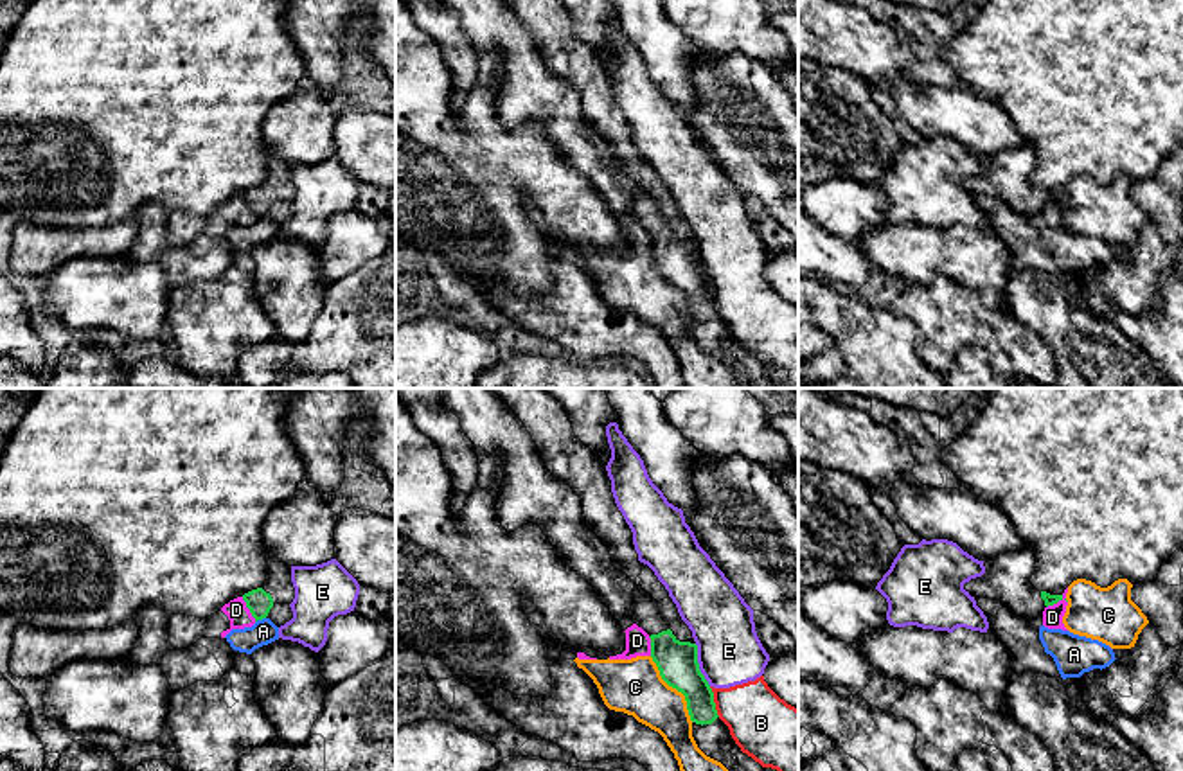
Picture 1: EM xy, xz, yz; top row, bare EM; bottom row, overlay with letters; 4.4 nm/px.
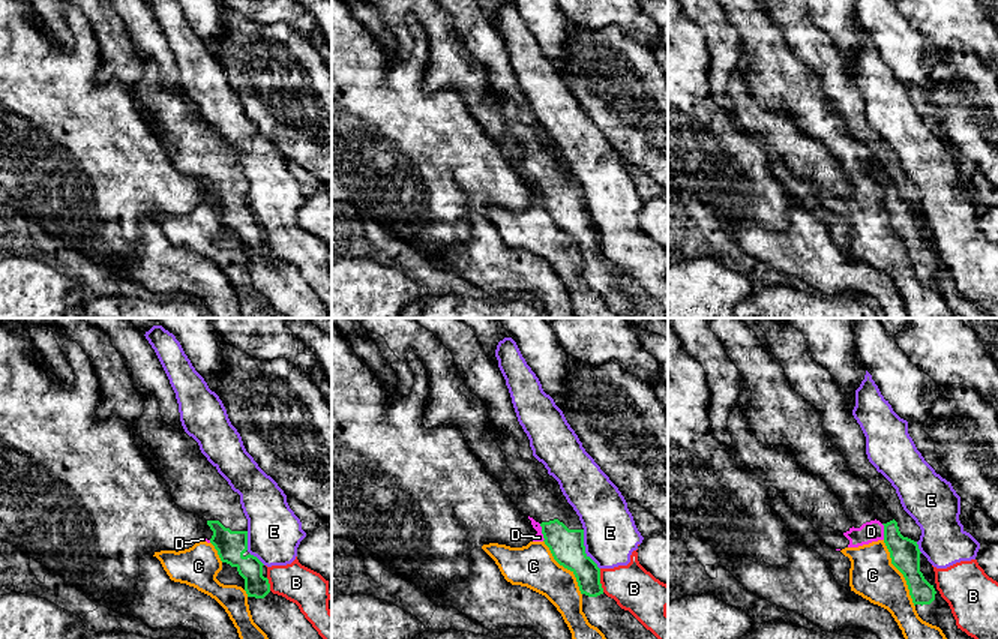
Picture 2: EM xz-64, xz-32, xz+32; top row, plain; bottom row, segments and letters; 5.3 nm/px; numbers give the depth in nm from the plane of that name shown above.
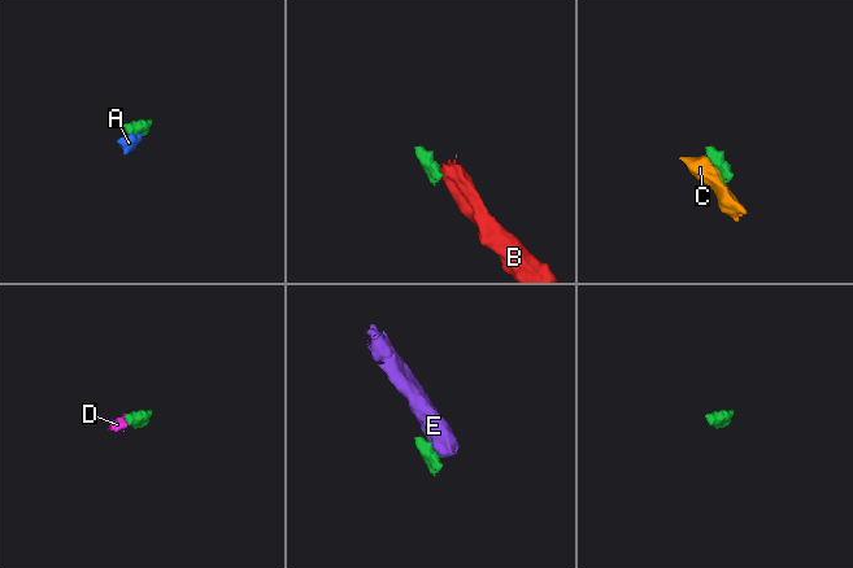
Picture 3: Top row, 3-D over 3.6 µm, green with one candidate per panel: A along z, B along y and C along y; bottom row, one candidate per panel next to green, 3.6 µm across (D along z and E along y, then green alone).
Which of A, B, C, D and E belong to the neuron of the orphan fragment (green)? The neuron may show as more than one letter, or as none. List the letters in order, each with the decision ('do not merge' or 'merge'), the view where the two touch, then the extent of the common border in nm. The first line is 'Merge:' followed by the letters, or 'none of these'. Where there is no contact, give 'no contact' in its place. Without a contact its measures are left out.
Merge: none of these
A: do not merge; meets green in xy; contact 50 nm long
B: do not merge; meets green in xz; contact 140 nm long
C: do not merge; meets green in xz; contact 360 nm long
D: do not merge; meets green in xy; contact 130 nm long
E: do not merge; meets green in xz; contact 200 nm long

